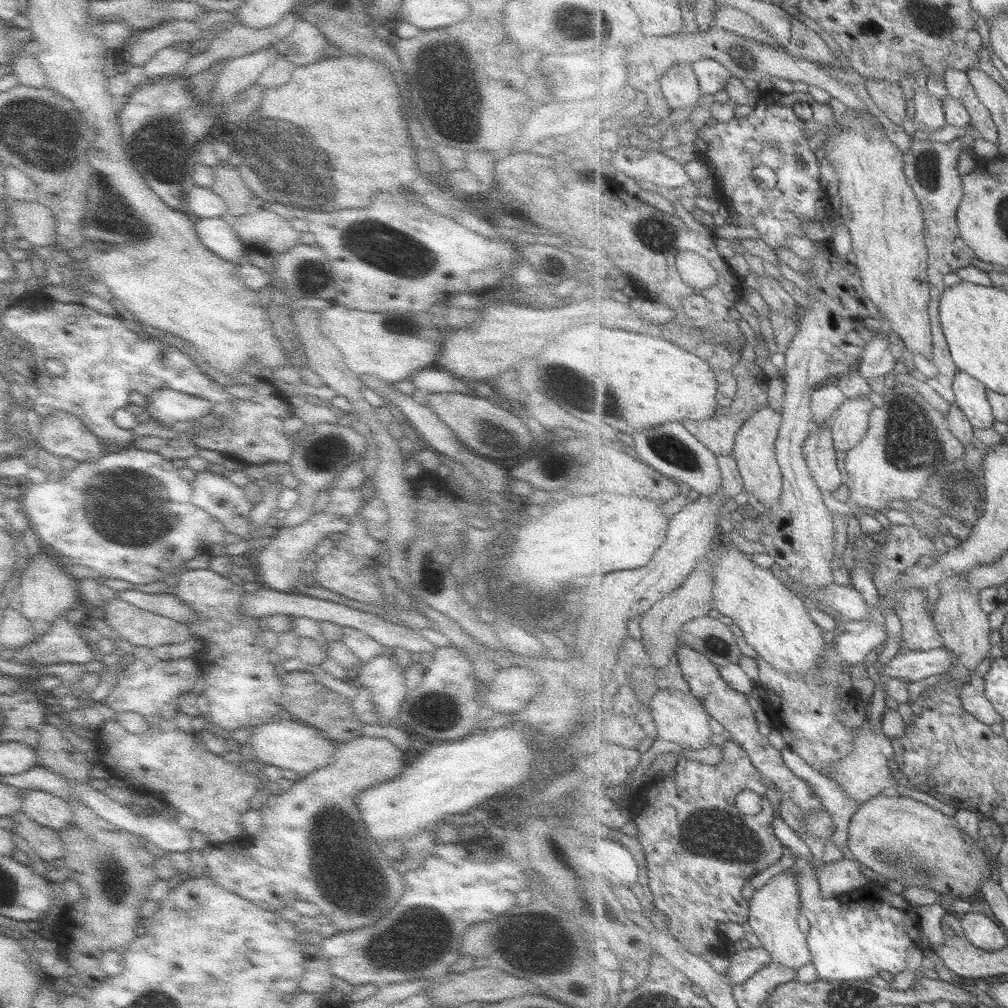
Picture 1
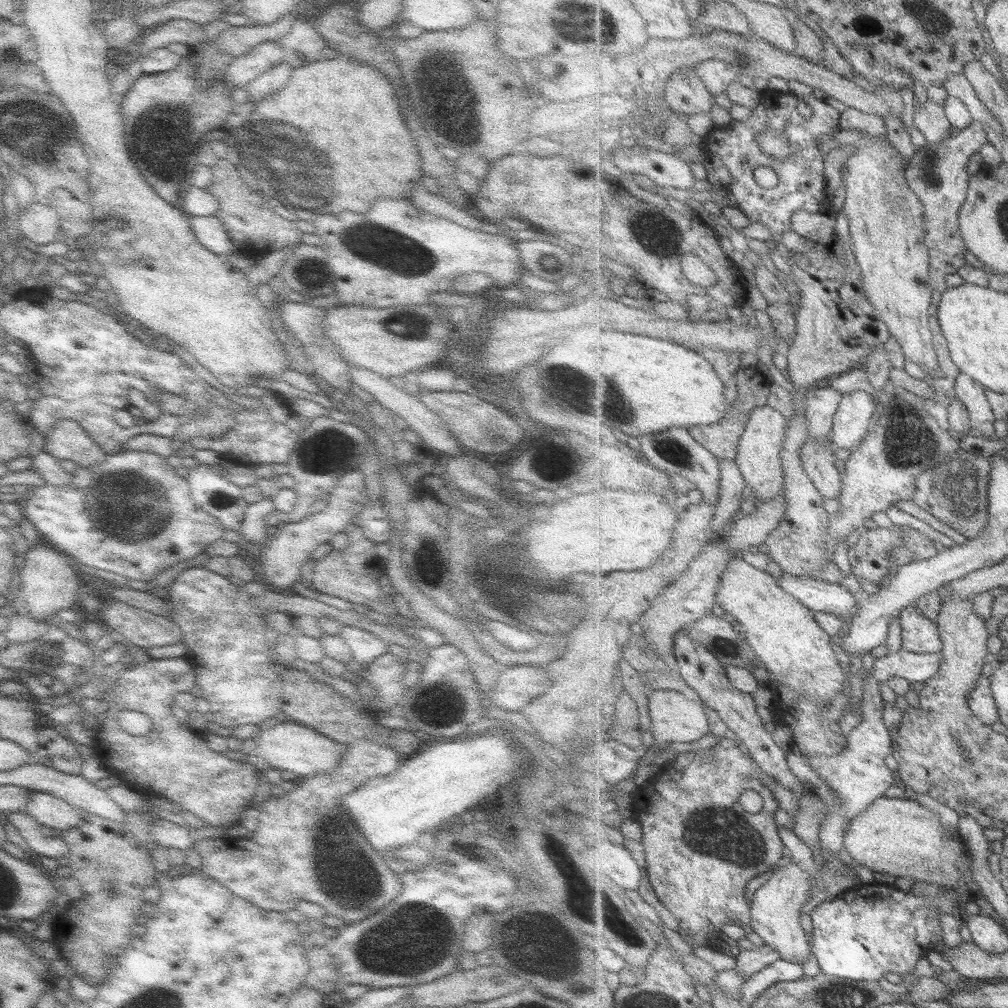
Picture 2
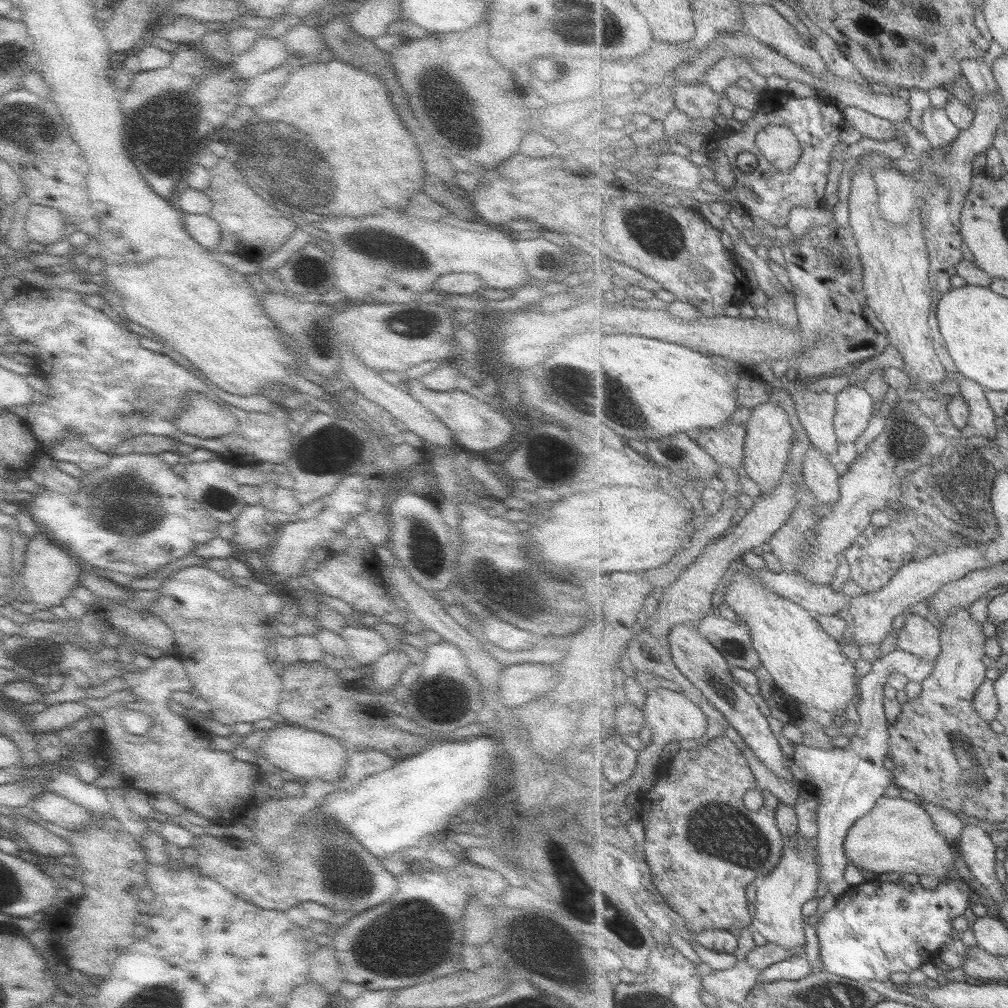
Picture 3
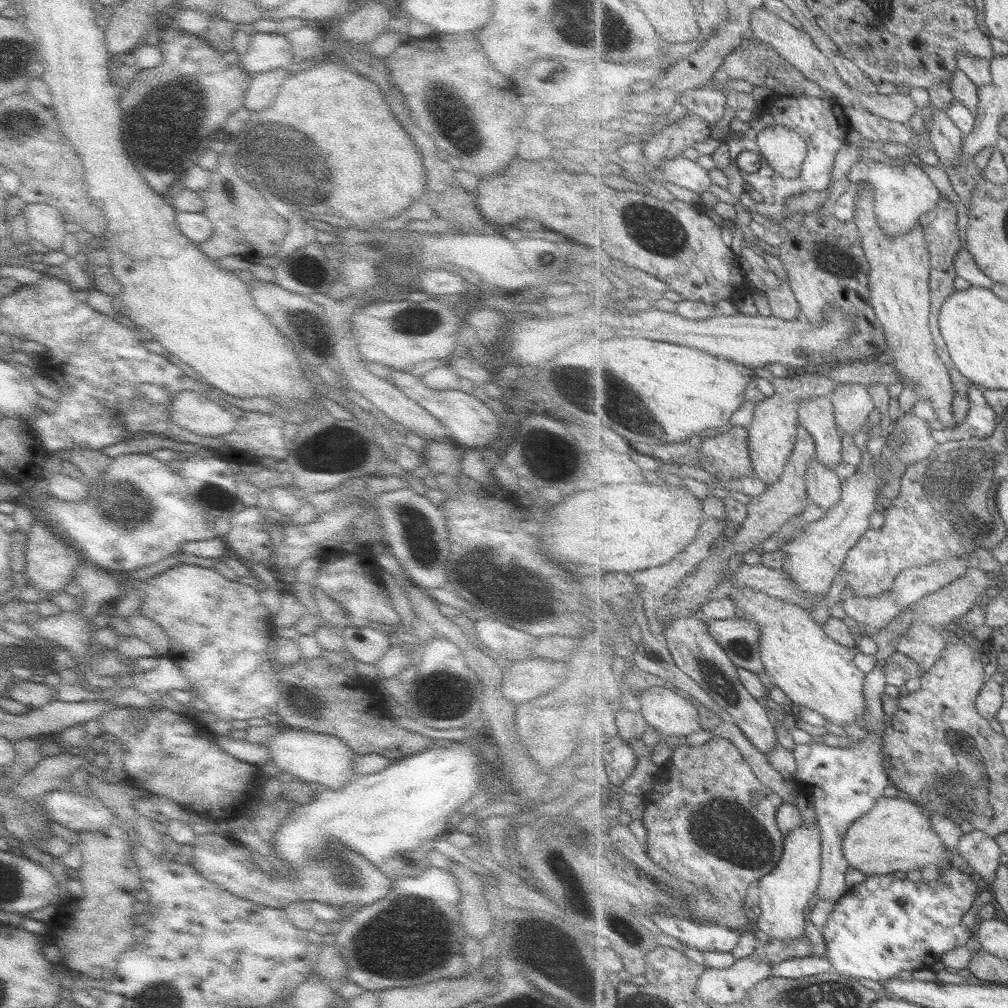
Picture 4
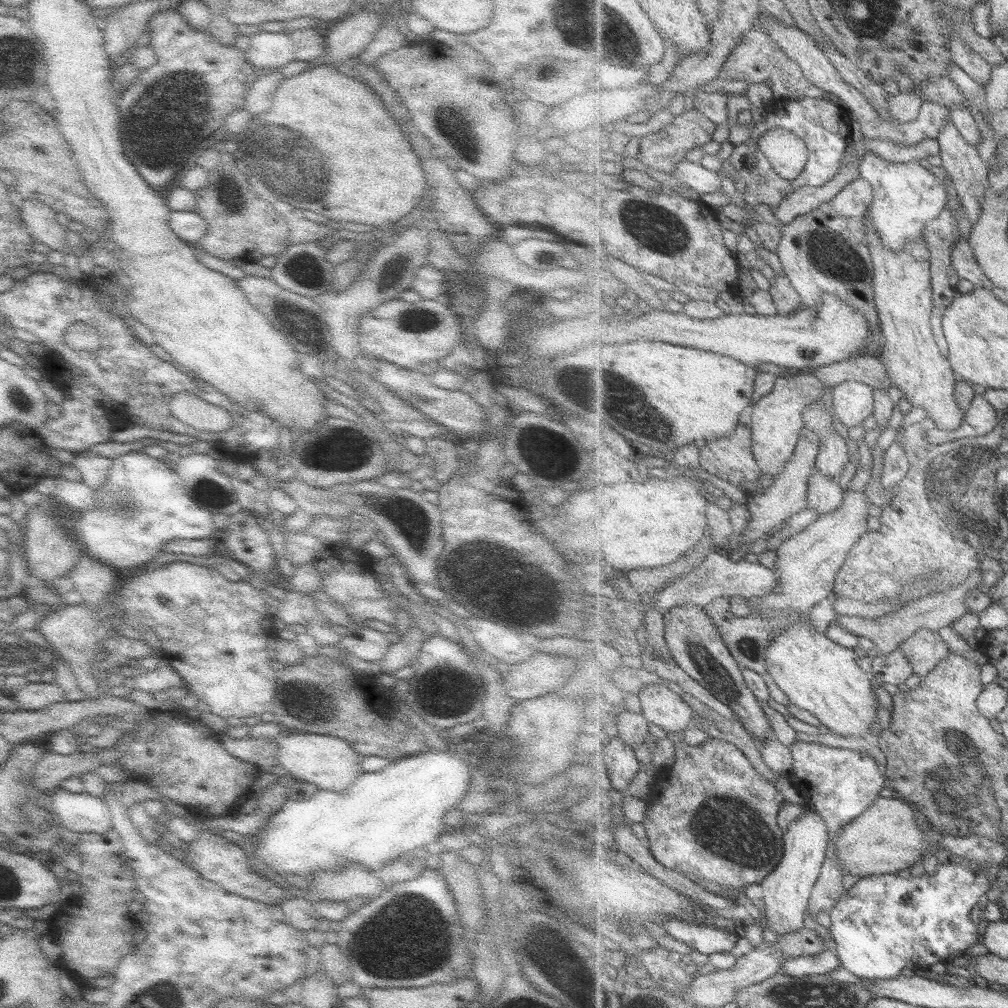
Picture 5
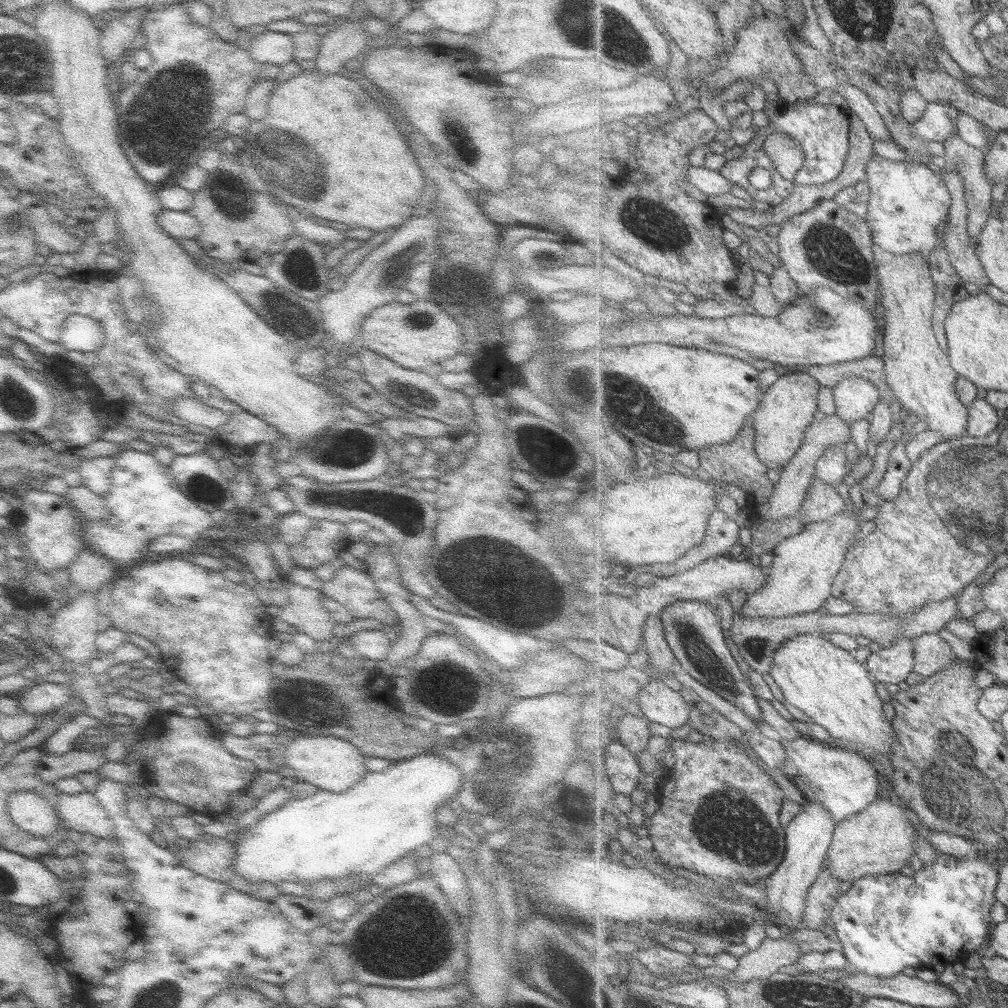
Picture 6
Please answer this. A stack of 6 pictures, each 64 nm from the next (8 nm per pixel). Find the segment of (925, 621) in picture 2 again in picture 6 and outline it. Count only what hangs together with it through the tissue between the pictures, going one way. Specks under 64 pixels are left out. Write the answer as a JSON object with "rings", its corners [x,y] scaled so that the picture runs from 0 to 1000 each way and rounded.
{"rings":[[[920,628],[906,633],[908,642],[907,668],[917,673],[930,670],[949,654],[943,639],[928,628]]]}

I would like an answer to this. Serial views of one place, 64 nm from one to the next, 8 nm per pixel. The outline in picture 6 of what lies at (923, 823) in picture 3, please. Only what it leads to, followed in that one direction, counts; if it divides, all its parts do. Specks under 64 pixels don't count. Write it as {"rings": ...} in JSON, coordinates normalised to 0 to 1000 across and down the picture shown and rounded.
{"rings":[[[889,792],[870,793],[859,804],[829,819],[827,832],[817,857],[826,871],[847,876],[862,868],[892,866],[908,847],[908,821],[900,812],[902,803]]]}

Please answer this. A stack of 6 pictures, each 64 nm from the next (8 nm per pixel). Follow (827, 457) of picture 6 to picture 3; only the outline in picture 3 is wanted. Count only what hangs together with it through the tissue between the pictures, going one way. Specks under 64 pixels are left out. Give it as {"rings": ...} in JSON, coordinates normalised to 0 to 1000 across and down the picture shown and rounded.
{"rings":[[[789,384],[790,412],[805,436],[806,442],[816,452],[829,456],[833,438],[828,429],[829,391],[807,389]]]}

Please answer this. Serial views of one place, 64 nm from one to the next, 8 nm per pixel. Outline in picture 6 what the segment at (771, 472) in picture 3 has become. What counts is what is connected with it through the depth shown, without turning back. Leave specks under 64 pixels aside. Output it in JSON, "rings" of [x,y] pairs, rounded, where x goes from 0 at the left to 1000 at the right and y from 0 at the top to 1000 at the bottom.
{"rings":[[[783,370],[773,371],[772,376],[759,387],[756,401],[745,414],[744,422],[750,427],[750,448],[753,456],[756,456],[763,466],[770,466],[772,462],[777,464],[796,443],[801,426],[812,416],[811,393],[814,384],[815,381],[803,370]]]}

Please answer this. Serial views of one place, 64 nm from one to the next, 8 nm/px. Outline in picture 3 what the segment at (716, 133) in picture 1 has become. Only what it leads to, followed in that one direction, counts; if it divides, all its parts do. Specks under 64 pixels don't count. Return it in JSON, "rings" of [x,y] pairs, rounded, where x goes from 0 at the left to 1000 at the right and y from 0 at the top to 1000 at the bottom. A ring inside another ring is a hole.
{"rings":[[[812,94],[790,97],[787,95],[777,95],[777,104],[769,109],[755,107],[748,112],[745,119],[737,122],[735,130],[724,130],[711,132],[705,137],[711,147],[718,149],[725,160],[726,167],[730,173],[729,193],[732,200],[735,201],[739,211],[744,216],[755,216],[766,223],[766,226],[781,225],[785,210],[791,206],[811,206],[813,198],[818,192],[818,185],[822,183],[822,163],[824,163],[824,153],[826,149],[833,145],[834,127],[826,125],[824,119],[818,117],[816,107],[820,107],[822,101],[819,97]],[[764,123],[777,124],[784,127],[795,140],[797,153],[783,171],[774,171],[765,161],[754,153],[750,145],[750,135],[754,129],[757,129]],[[735,151],[744,151],[752,158],[752,166],[747,170],[739,172],[731,166],[731,155]],[[758,175],[764,175],[758,177]]]}

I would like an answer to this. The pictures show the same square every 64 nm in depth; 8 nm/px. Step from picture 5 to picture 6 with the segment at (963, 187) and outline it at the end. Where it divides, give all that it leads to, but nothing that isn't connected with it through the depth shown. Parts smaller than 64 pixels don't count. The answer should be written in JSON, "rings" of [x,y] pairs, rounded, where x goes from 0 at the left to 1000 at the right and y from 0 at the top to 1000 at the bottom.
{"rings":[[[946,133],[944,137],[938,141],[938,147],[938,168],[949,170],[957,177],[957,198],[959,198],[959,204],[961,204],[960,228],[965,241],[969,244],[969,237],[973,235],[973,230],[981,221],[986,202],[985,196],[983,196],[984,183],[981,180],[981,175],[978,174],[977,150],[959,143],[951,133]]]}

